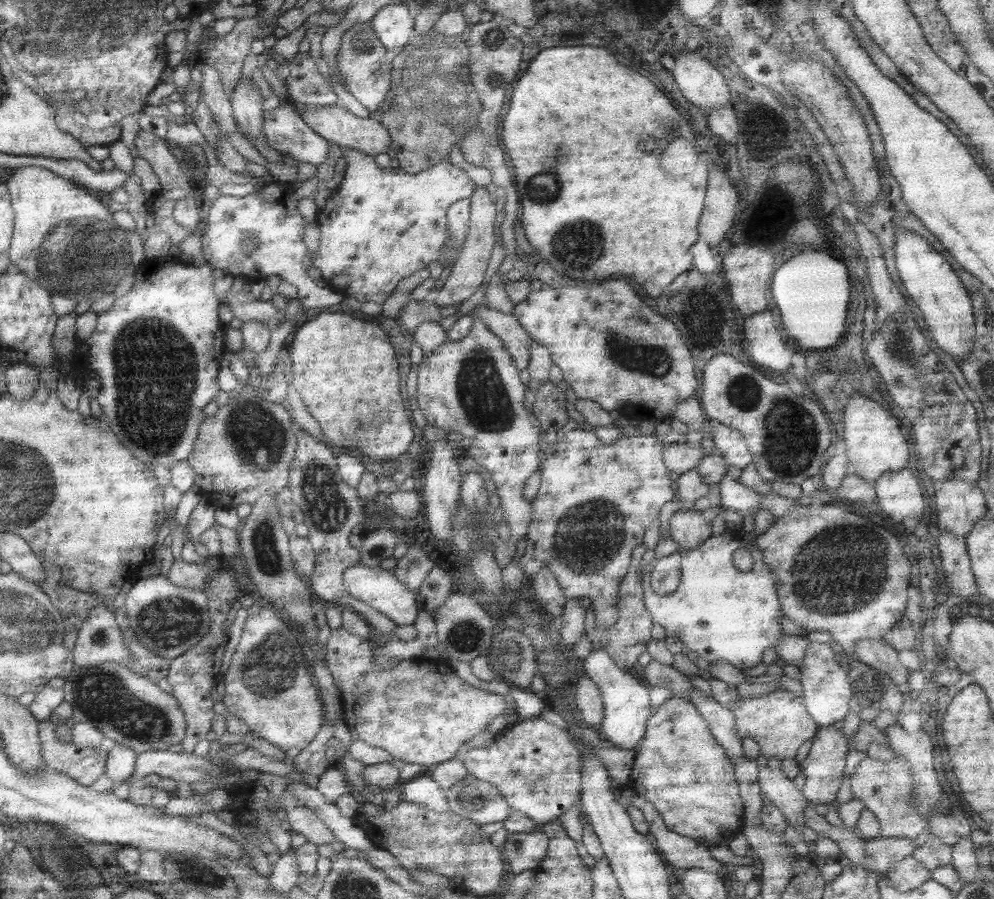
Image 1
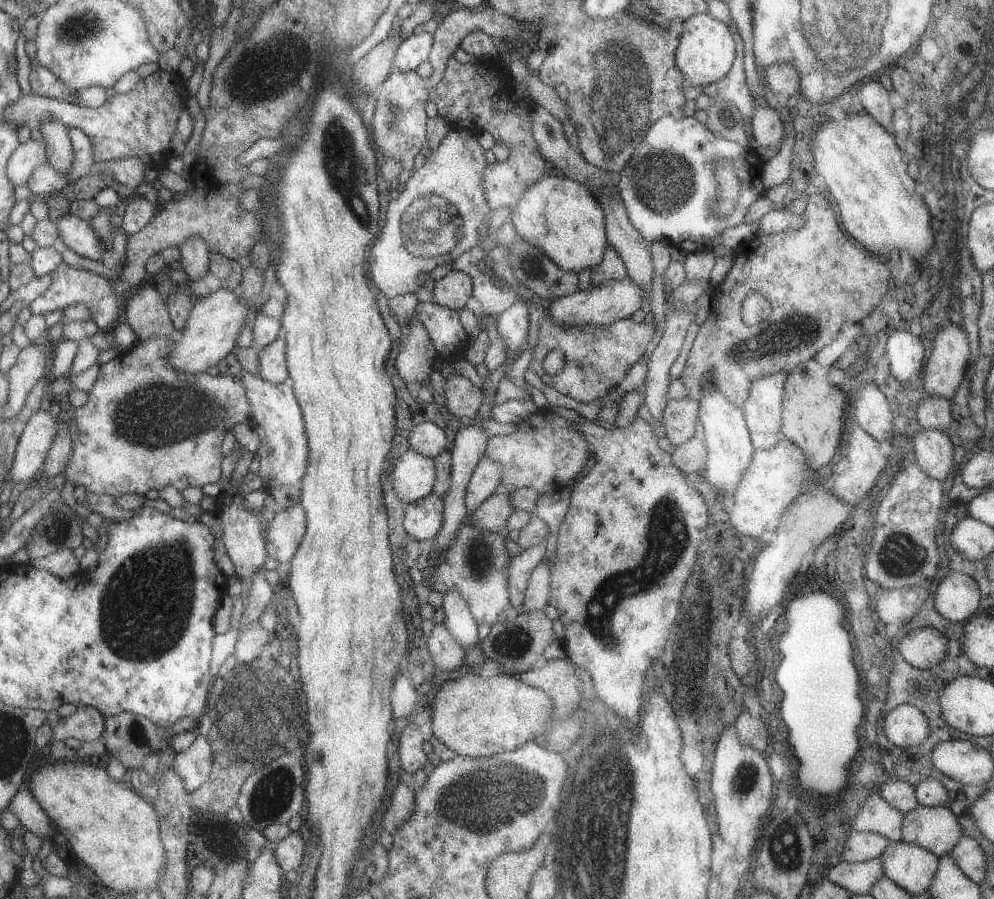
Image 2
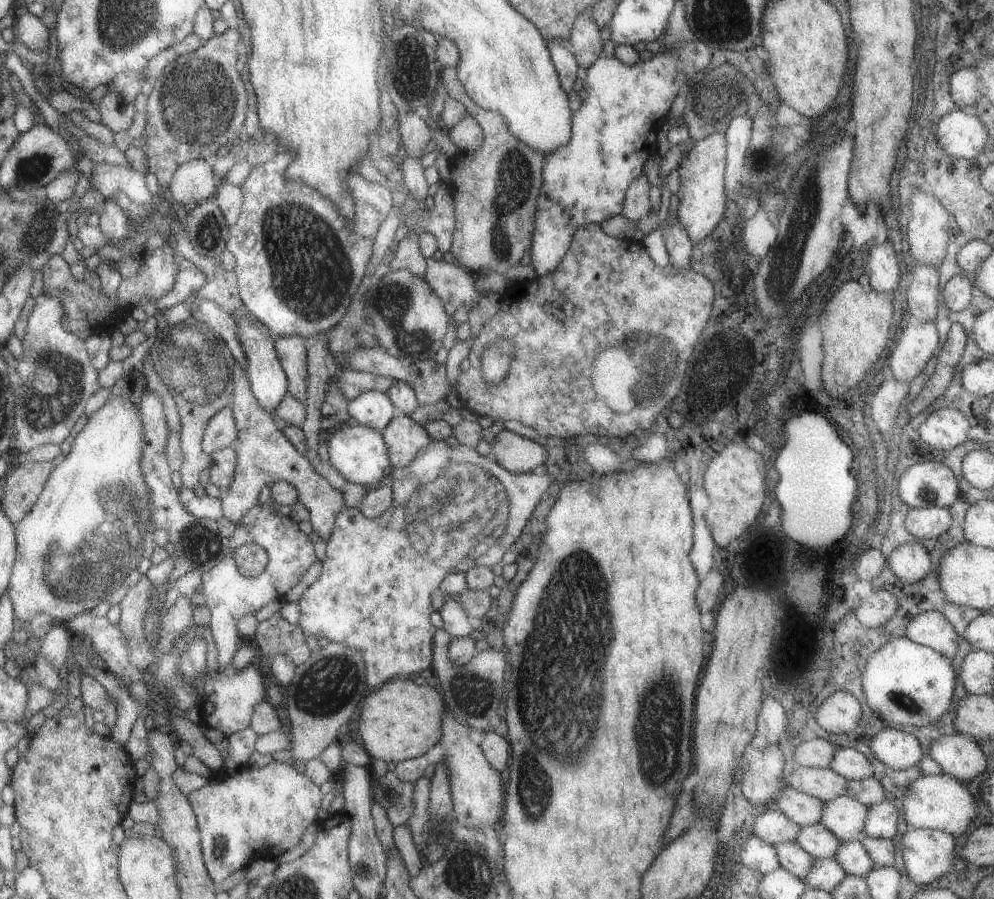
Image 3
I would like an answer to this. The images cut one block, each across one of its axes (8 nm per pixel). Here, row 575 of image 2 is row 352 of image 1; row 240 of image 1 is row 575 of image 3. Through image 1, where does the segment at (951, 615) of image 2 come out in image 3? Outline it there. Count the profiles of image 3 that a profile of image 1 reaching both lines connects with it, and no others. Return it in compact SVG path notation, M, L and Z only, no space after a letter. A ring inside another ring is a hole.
M911 540L907 544L899 544L887 556L887 568L897 580L913 584L925 578L929 574L929 568L933 566L931 566L931 558L927 550Z

